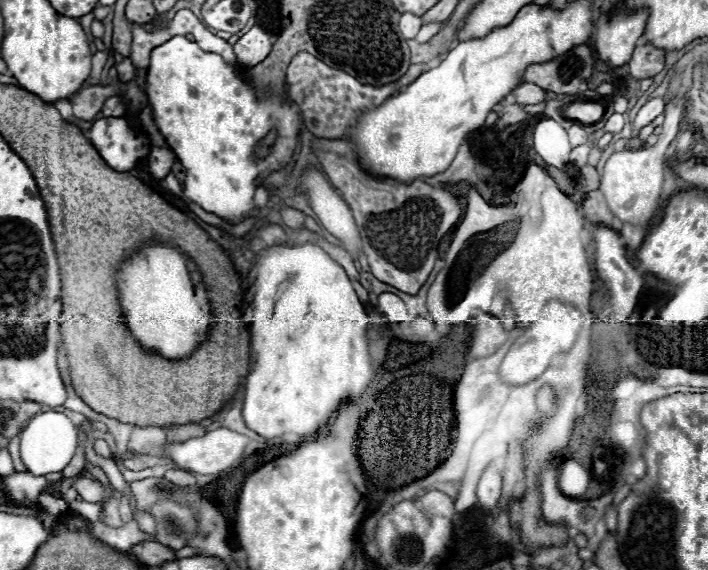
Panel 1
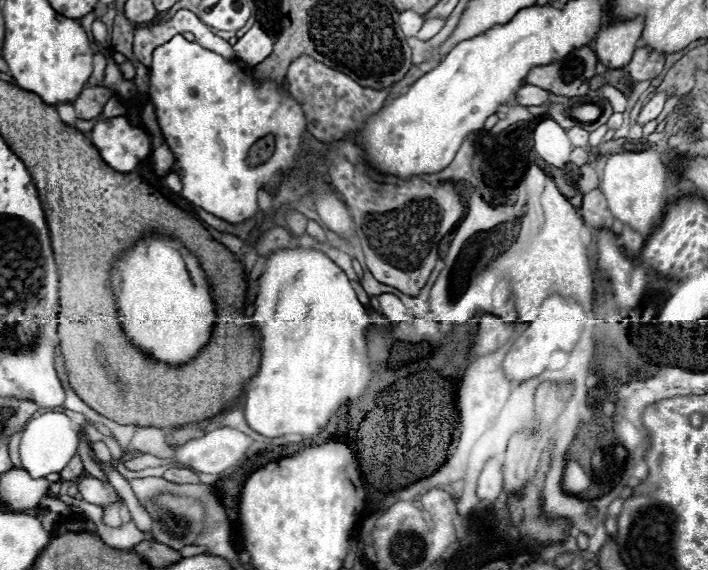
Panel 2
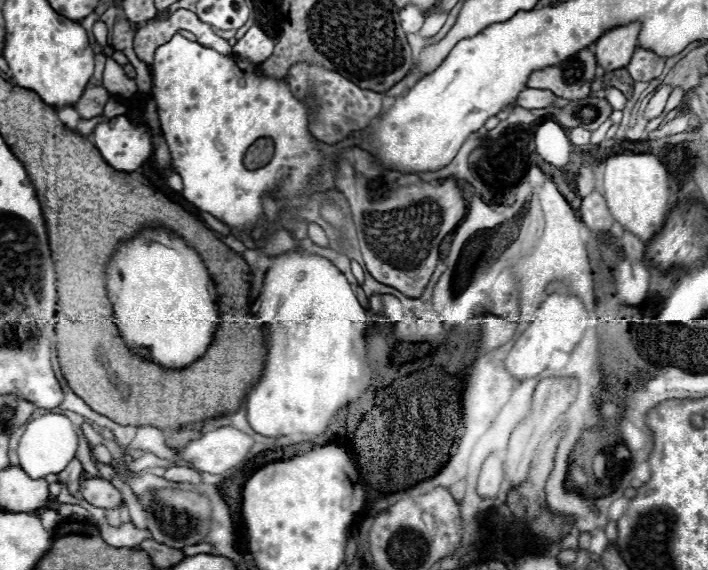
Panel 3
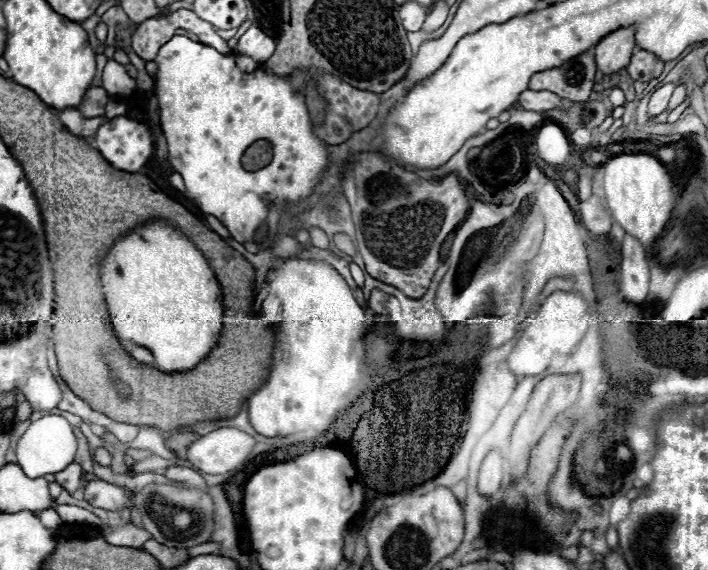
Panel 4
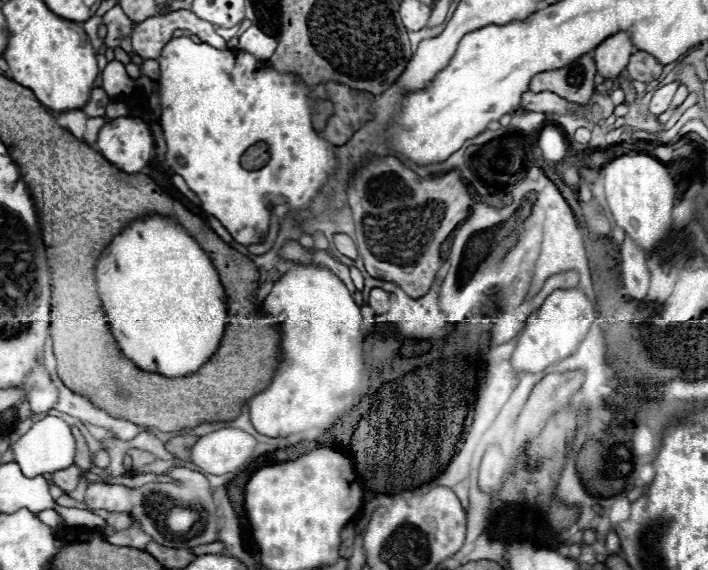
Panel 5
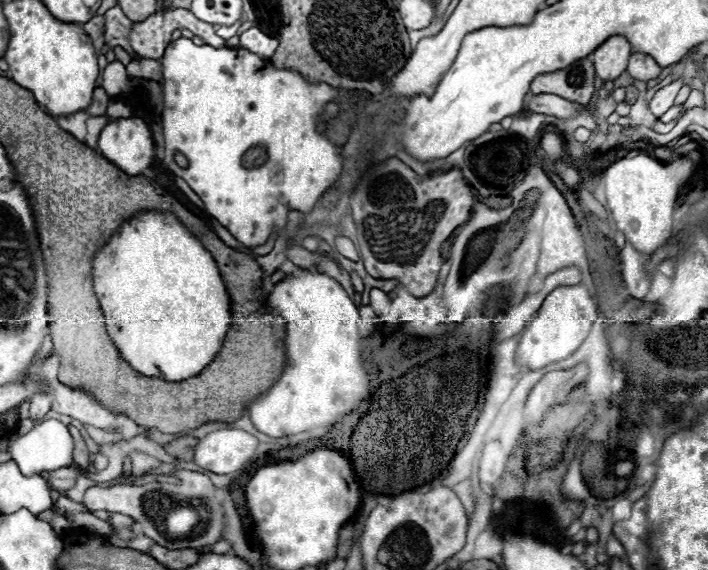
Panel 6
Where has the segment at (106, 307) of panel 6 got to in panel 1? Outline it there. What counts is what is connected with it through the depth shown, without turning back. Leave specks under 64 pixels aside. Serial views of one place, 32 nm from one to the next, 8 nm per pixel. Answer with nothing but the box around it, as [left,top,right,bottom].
[118,244,210,360]

